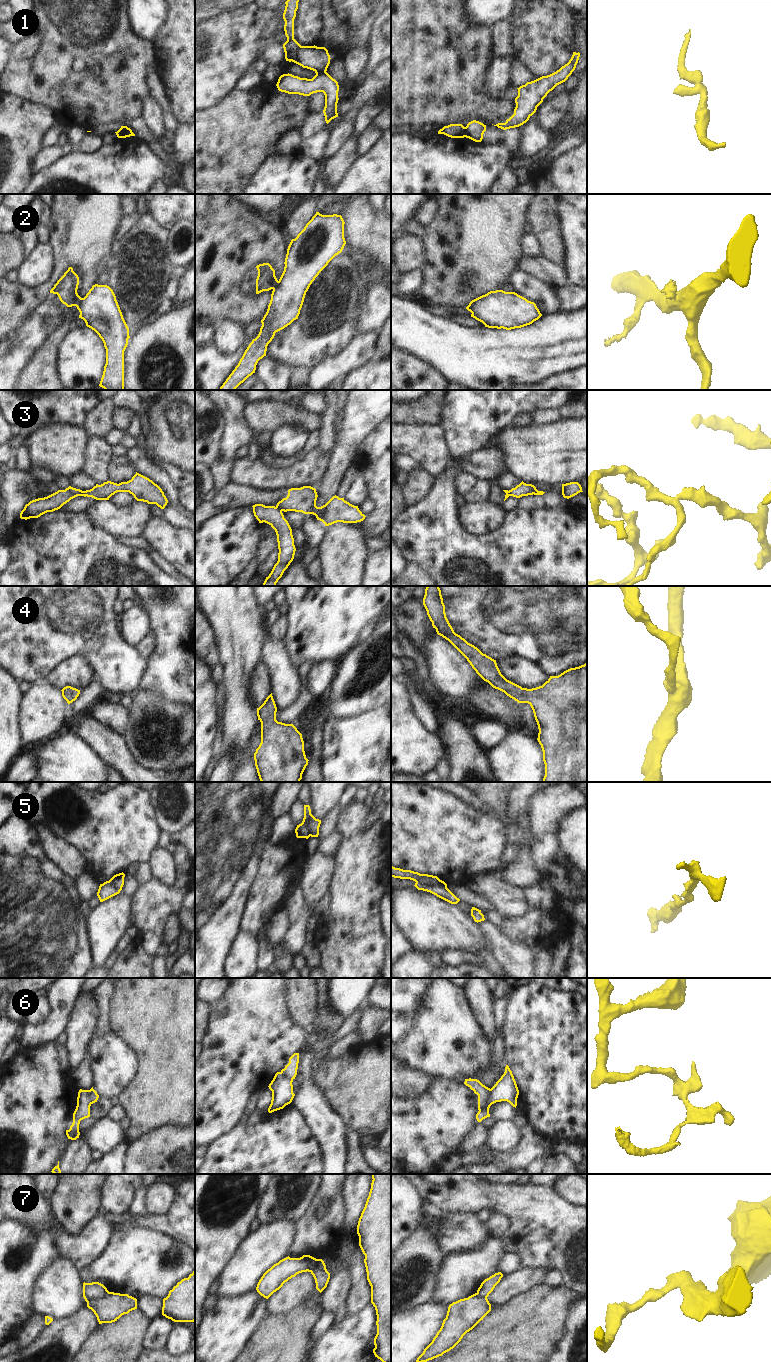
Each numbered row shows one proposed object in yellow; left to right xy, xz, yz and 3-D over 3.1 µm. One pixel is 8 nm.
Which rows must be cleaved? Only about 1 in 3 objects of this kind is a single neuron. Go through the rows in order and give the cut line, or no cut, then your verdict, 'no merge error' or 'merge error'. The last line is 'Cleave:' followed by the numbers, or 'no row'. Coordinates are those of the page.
1: cut in xz along (325, 71), (316, 74); merge error
2: cut in xy along (83, 298), (76, 306); merge error
3: cut in xz along (276, 506), (282, 510); merge error
4: no cut; no merge error
5: cut in yz along (416, 881), (430, 885), (445, 883); merge error
6: cut in yz along (491, 1089), (490, 1102), (479, 1111); merge error
7: cut in xy along (110, 1292), (87, 1302); merge error
Cleave: 1, 2, 3, 5, 6, 7

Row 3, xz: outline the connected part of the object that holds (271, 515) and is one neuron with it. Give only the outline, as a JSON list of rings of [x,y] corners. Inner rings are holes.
[[[255,504],[253,513],[259,523],[269,524],[276,532],[278,542],[278,561],[274,565],[271,573],[266,577],[262,586],[276,586],[284,571],[294,559],[295,545],[292,529],[288,521],[284,518],[282,510],[275,506],[265,506]]]

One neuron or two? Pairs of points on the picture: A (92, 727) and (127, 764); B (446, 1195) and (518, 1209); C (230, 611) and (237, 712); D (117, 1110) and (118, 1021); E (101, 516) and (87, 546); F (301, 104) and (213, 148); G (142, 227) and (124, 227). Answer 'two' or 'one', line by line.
A: one
B: one
C: one
D: two
E: two
F: one
G: two

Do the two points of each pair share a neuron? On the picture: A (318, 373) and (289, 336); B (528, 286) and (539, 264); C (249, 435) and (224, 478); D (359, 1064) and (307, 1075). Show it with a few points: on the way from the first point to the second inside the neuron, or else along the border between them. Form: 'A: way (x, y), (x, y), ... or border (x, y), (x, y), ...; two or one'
A: border (334, 355), (323, 357), (311, 368); two
B: border (518, 268), (533, 274), (553, 288); two
C: way (237, 441), (226, 452), (224, 466); one
D: border (316, 1084), (329, 1104); two

